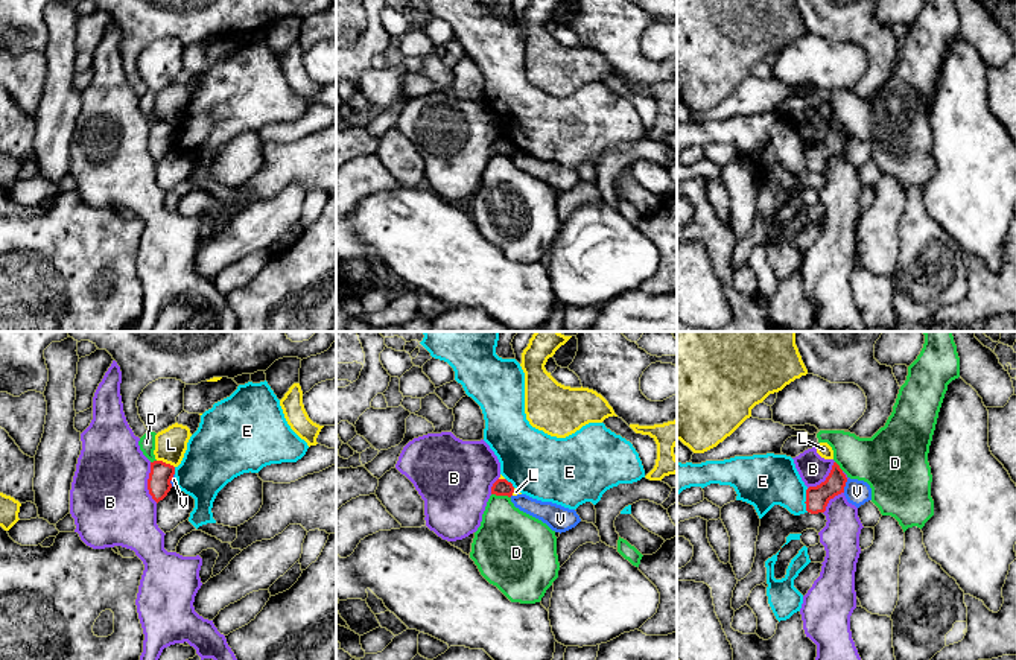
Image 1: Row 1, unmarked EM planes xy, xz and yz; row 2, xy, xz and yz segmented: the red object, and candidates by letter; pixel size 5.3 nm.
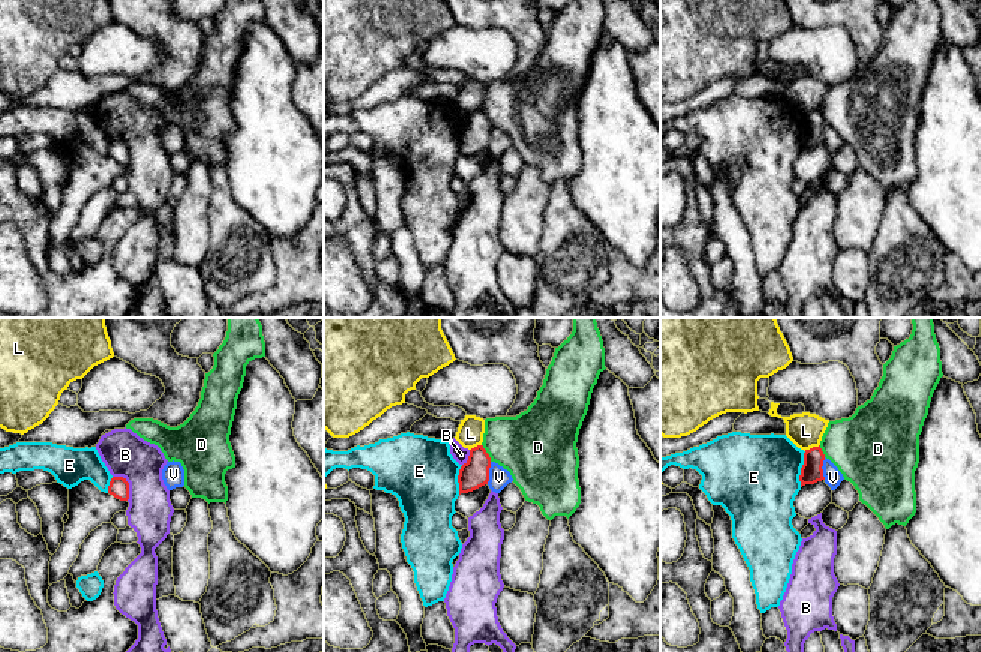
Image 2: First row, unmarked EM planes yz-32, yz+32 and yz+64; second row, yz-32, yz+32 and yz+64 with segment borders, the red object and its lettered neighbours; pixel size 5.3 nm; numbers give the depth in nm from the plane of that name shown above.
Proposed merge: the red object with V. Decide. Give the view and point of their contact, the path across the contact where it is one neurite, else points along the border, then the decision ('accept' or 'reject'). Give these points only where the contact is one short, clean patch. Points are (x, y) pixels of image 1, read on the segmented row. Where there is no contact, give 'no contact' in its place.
meets red in yz at (844, 485); border along yz (847, 479), (843, 491); reject

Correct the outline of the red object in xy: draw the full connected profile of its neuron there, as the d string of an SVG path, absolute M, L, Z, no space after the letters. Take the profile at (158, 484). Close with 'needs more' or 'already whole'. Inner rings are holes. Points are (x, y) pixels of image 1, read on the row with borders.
M163 461L151 462L151 473L148 479L148 490L152 499L158 503L163 500L172 488L172 478L175 467Z; already whole

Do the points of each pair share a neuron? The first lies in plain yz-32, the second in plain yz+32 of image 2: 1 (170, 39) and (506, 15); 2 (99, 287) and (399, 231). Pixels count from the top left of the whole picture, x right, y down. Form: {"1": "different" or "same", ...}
{"1": "same", "2": "different"}

